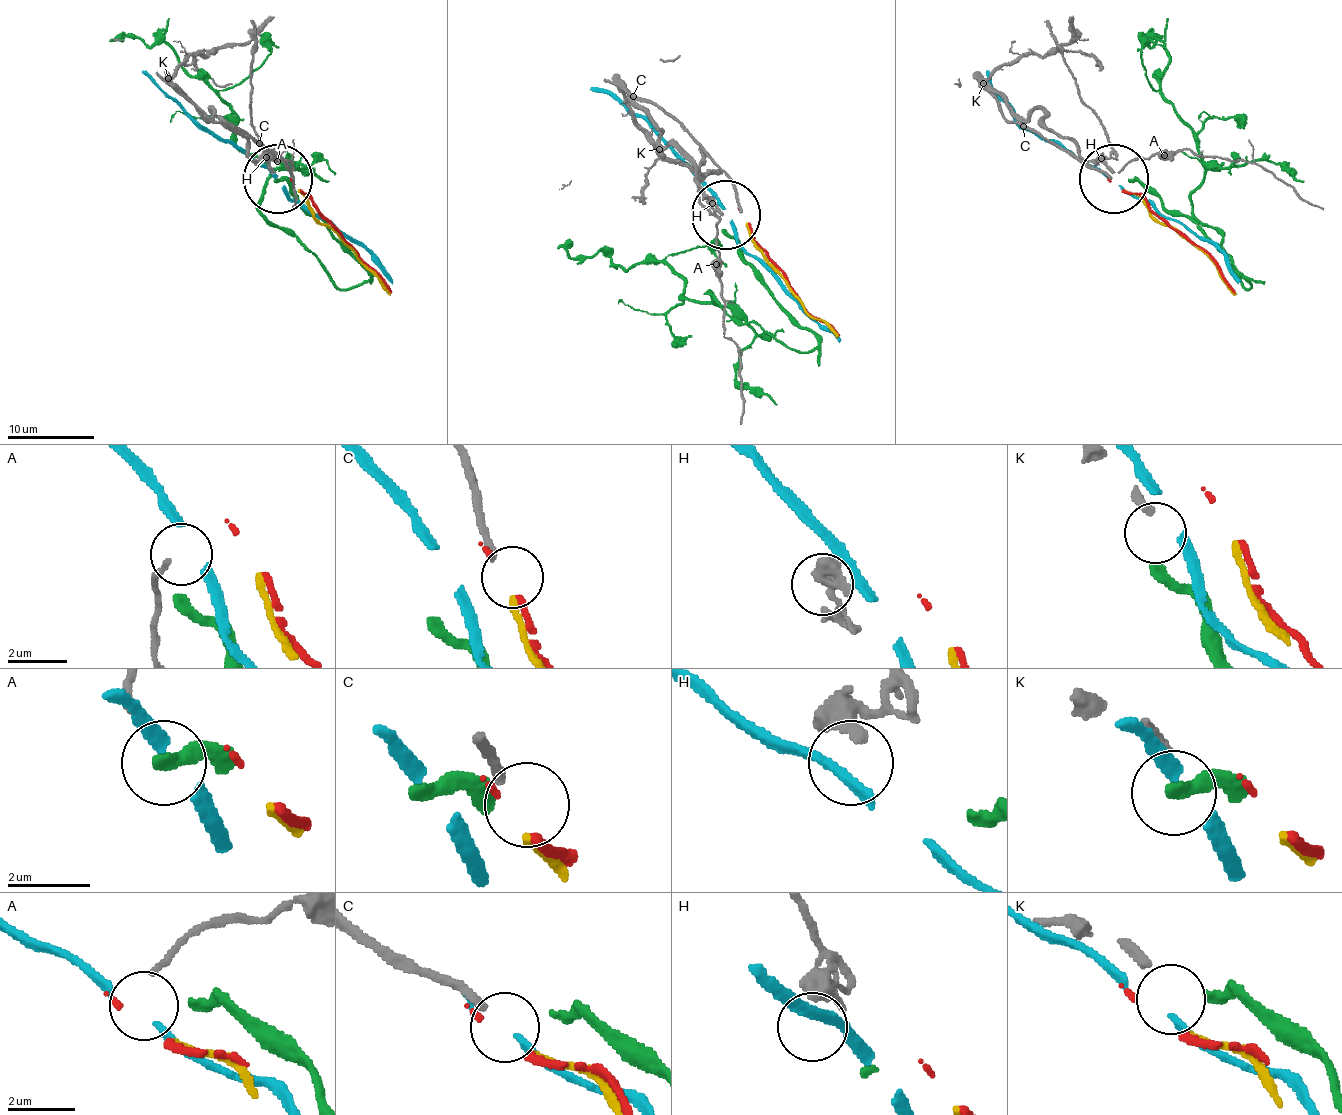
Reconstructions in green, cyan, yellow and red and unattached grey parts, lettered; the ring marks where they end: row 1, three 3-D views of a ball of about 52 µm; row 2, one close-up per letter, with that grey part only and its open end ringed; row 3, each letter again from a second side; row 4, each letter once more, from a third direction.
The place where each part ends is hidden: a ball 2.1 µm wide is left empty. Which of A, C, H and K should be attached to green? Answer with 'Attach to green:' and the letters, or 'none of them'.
Attach to green: K

